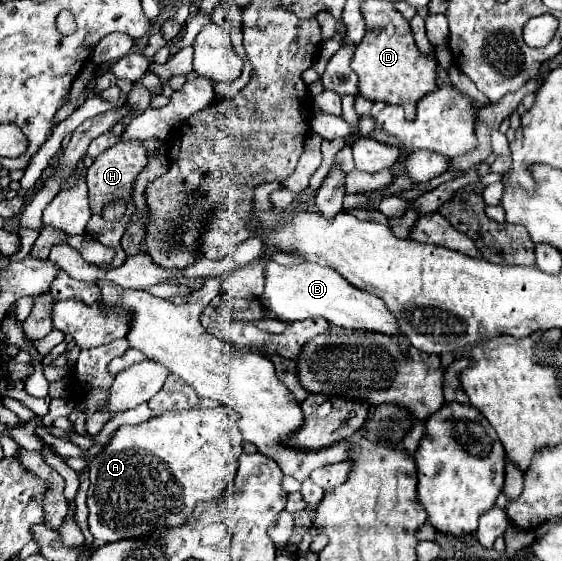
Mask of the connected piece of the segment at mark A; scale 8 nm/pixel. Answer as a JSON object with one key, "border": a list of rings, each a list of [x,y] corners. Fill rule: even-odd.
{"border":[[[223,404],[215,406],[215,408],[191,408],[191,410],[167,410],[159,416],[149,418],[147,422],[135,424],[135,426],[121,426],[117,428],[117,432],[113,432],[111,442],[91,460],[89,464],[89,480],[91,486],[87,490],[87,506],[89,506],[89,530],[93,534],[93,538],[101,544],[105,542],[115,542],[115,540],[123,540],[123,538],[137,538],[137,536],[145,536],[151,534],[155,528],[163,526],[163,524],[181,524],[189,514],[191,508],[195,506],[197,500],[211,500],[217,498],[219,494],[231,492],[233,490],[233,476],[237,470],[237,458],[243,452],[244,439],[237,425],[239,413]]]}

